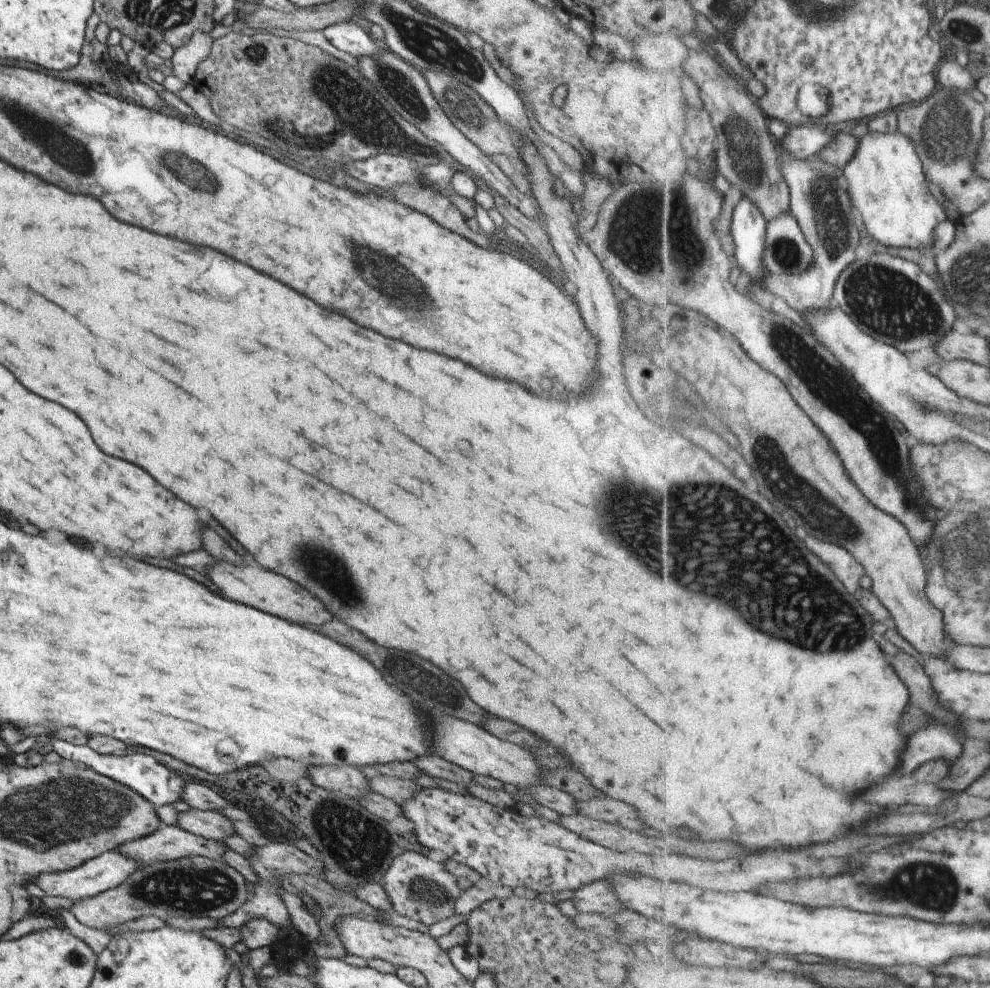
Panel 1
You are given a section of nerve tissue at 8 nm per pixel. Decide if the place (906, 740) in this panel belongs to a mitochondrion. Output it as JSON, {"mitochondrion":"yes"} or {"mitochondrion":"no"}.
{"mitochondrion":"no"}

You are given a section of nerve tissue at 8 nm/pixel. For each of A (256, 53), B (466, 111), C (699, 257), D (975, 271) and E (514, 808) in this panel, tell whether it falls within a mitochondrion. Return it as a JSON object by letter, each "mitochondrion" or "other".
{"A":"mitochondrion","B":"mitochondrion","C":"mitochondrion","D":"mitochondrion","E":"other"}

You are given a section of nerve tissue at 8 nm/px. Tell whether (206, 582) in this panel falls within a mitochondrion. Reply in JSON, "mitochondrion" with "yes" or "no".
{"mitochondrion":"no"}

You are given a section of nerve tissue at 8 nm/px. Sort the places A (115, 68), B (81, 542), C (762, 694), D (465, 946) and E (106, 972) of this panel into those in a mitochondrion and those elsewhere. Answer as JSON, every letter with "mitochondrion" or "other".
{"A":"other","B":"other","C":"other","D":"other","E":"other"}

